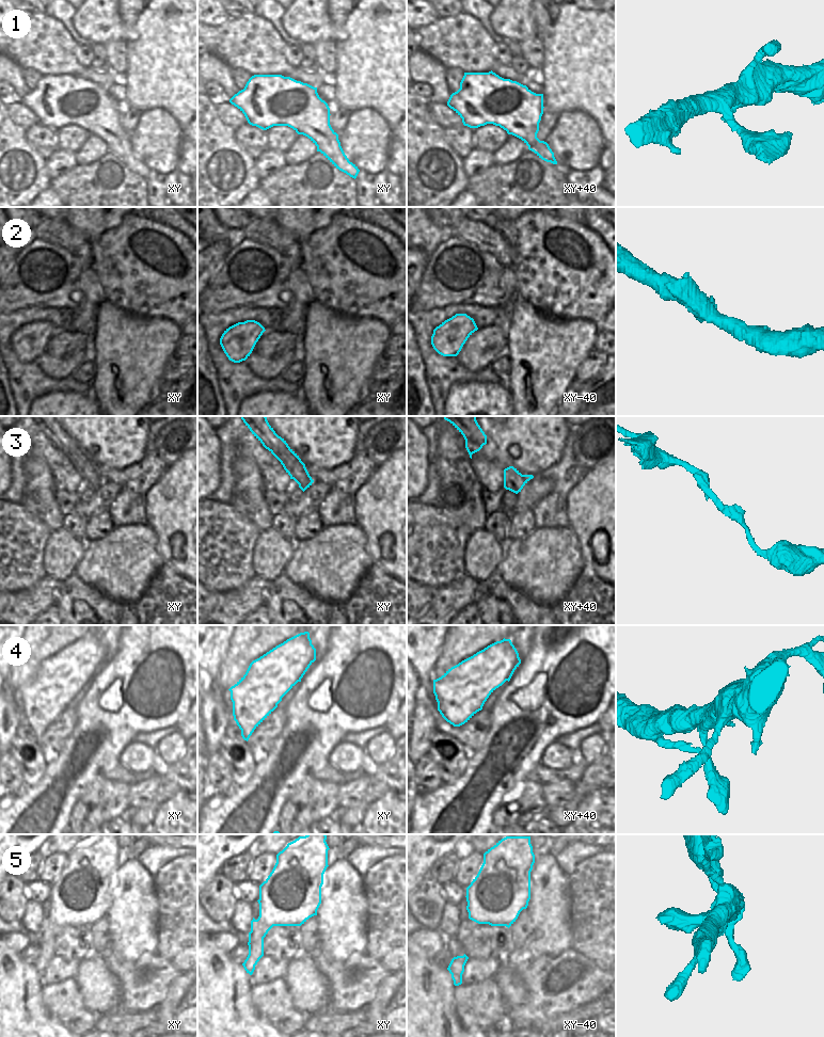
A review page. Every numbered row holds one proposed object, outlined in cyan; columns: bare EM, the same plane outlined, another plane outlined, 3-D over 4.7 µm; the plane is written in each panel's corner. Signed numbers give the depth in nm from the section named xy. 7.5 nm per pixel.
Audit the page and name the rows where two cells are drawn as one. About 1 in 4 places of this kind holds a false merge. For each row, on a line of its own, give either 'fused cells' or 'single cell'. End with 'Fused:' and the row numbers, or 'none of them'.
1: single cell
2: single cell
3: single cell
4: single cell
5: single cell
Fused: none of them

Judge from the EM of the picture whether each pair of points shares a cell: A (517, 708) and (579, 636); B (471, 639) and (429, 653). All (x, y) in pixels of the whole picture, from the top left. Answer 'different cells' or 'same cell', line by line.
A: same cell
B: different cells

